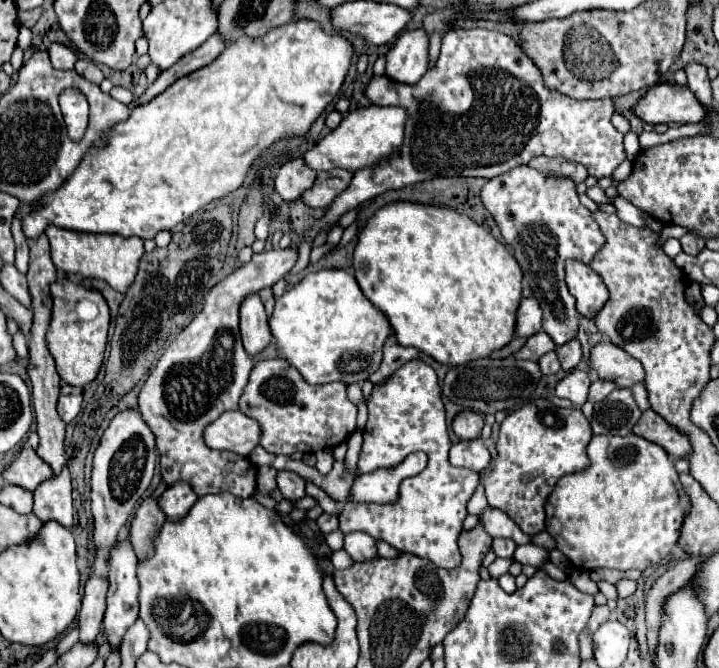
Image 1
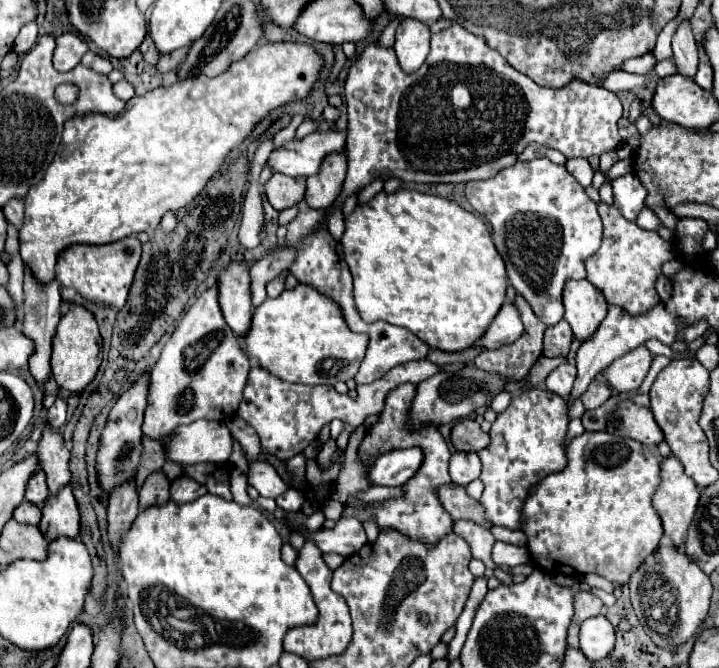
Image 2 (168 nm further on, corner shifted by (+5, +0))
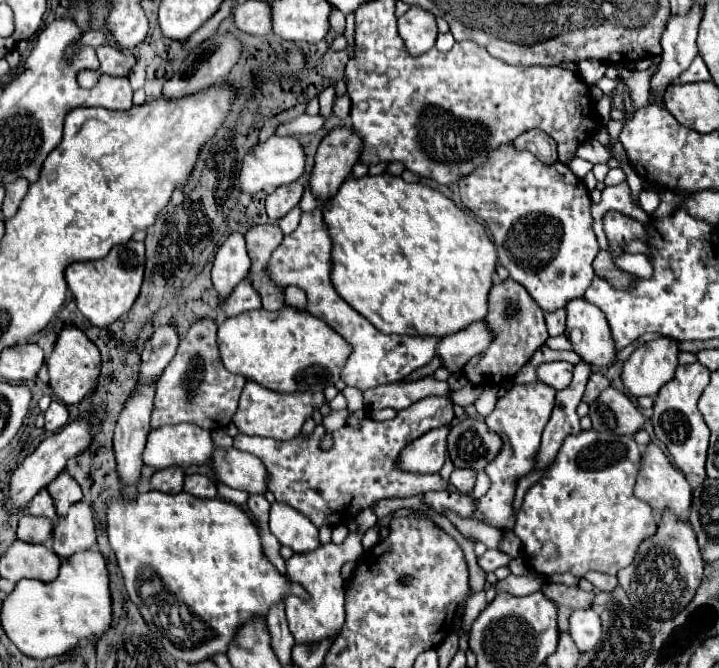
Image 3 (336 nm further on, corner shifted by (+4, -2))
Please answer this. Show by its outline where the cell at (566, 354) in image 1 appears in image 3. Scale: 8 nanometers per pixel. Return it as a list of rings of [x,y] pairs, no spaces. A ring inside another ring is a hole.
[[[561,307],[553,313],[545,313],[545,321],[547,321],[547,329],[549,329],[551,337],[565,333],[565,307]]]

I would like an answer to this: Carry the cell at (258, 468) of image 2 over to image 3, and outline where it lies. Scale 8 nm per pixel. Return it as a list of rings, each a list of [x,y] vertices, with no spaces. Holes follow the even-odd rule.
[[[235,447],[213,449],[213,463],[207,463],[213,469],[217,483],[241,489],[247,493],[265,493],[267,491],[267,471],[263,463],[249,453],[243,453]]]

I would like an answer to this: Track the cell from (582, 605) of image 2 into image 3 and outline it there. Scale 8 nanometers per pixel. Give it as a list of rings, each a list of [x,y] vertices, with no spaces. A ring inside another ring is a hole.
[[[545,583],[541,591],[557,605],[557,625],[561,631],[569,631],[569,615],[575,609],[589,609],[595,597],[593,593],[587,593],[579,587],[565,587],[557,583]]]

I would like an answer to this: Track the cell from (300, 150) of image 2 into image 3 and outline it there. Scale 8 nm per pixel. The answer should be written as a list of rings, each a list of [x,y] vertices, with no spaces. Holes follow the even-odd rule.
[[[269,137],[265,143],[255,145],[247,155],[241,165],[241,175],[239,175],[239,189],[241,193],[273,193],[281,185],[289,185],[301,177],[305,169],[305,153],[293,137]]]

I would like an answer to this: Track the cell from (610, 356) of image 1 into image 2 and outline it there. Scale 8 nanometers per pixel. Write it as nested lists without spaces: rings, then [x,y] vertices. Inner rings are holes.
[[[640,345],[624,353],[624,357],[612,361],[612,365],[604,369],[604,377],[612,385],[612,389],[620,393],[634,391],[642,385],[642,379],[650,369],[650,361],[652,361],[652,353],[644,345]]]

